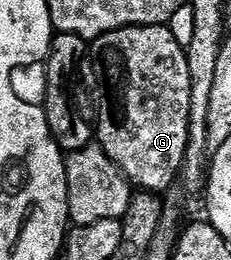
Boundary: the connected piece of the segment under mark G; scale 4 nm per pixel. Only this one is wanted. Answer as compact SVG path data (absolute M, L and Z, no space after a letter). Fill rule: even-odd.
M170 25L162 26L126 26L117 28L113 32L105 32L99 38L94 39L89 46L89 63L95 69L95 82L99 85L99 126L97 122L97 142L103 147L108 156L117 164L117 168L127 177L132 187L143 192L164 192L171 185L176 185L180 177L183 161L185 160L185 148L189 140L189 124L191 123L191 77L189 76L189 60L184 43L175 39Z

